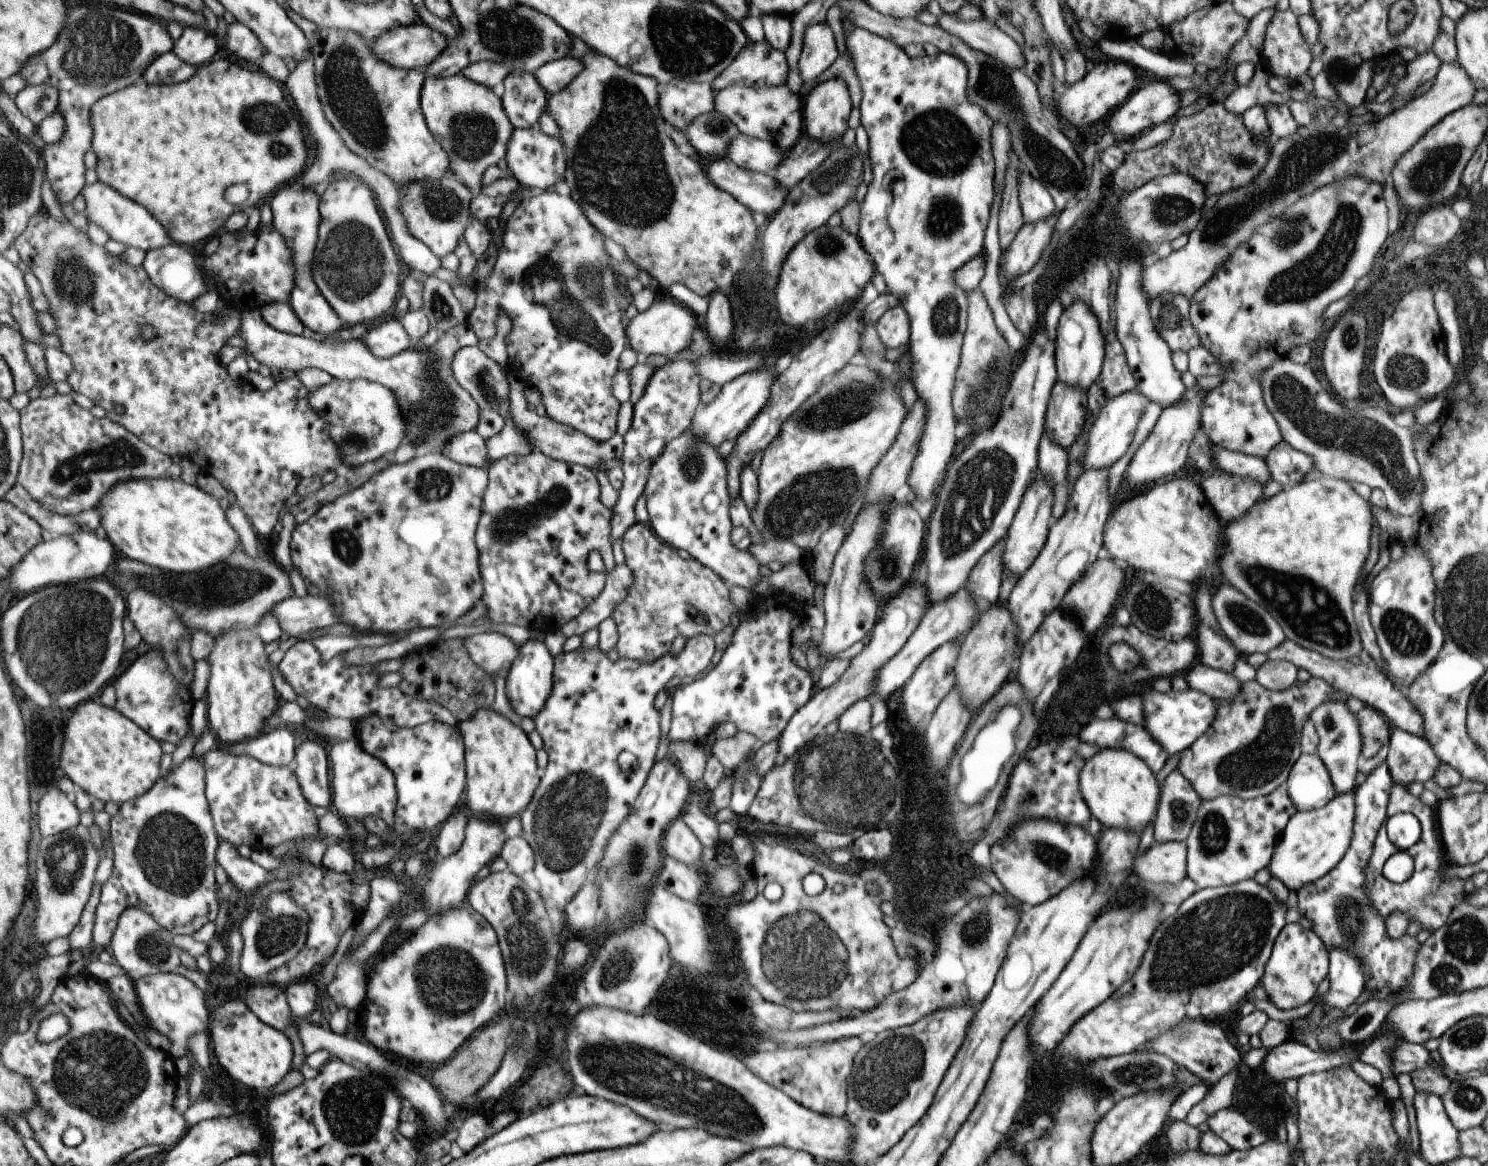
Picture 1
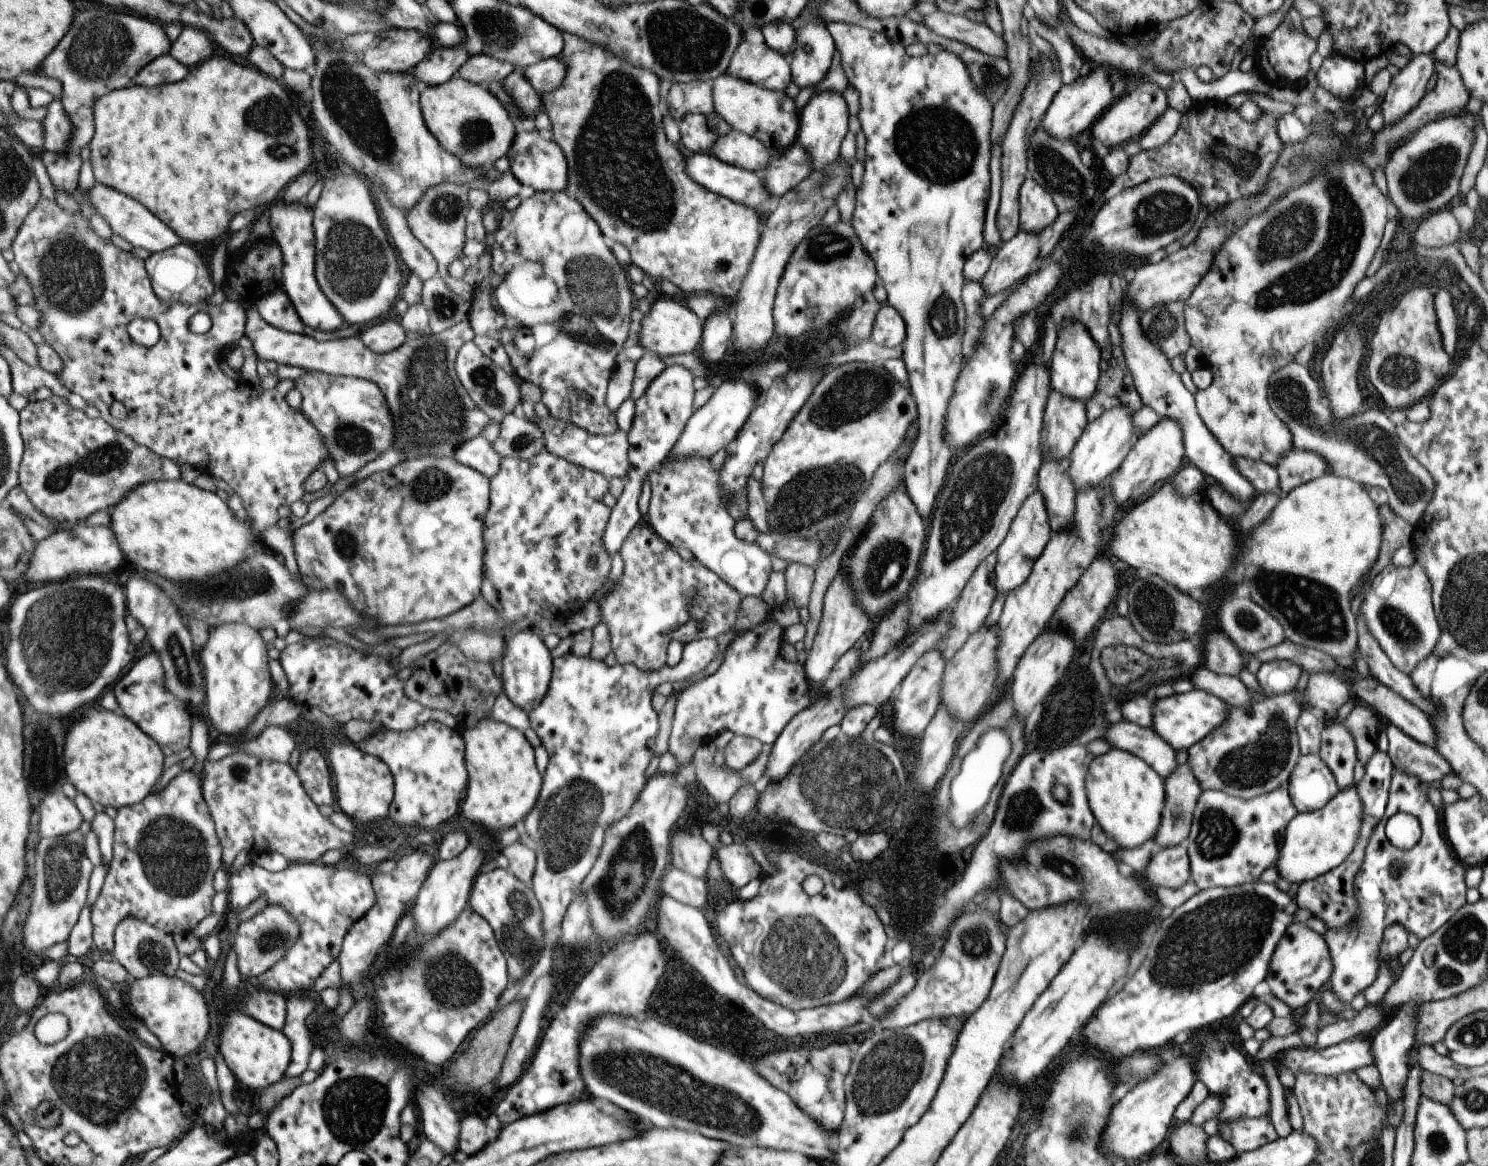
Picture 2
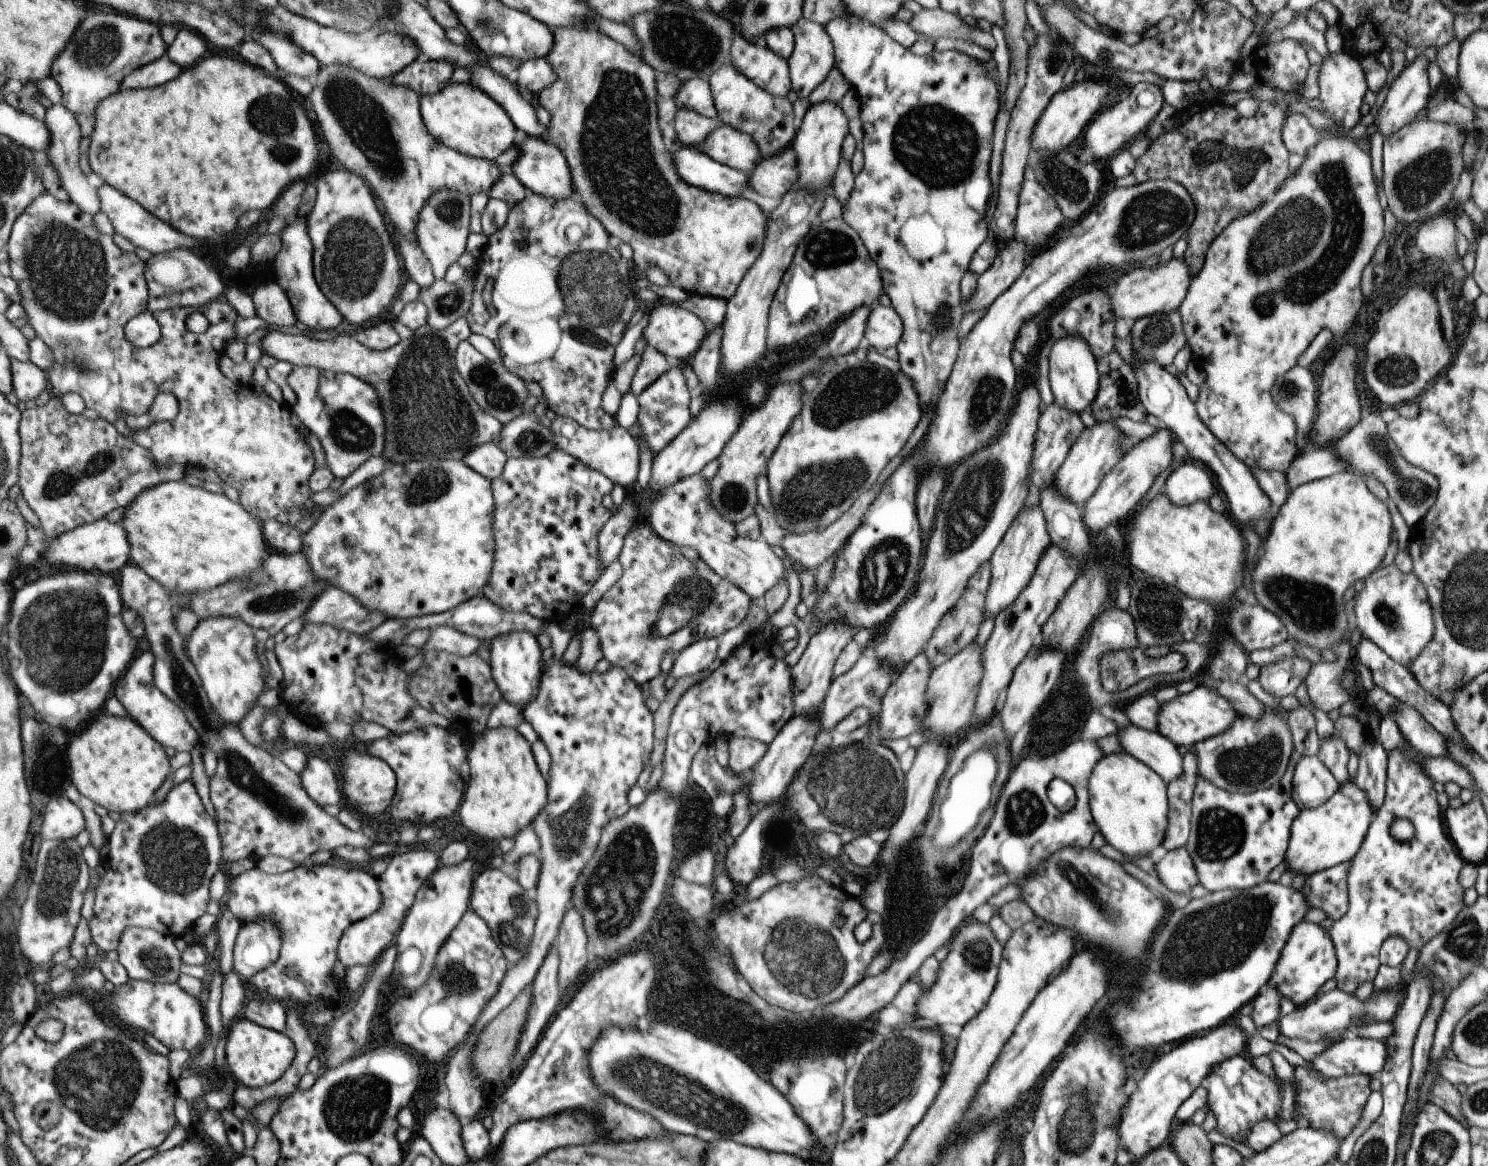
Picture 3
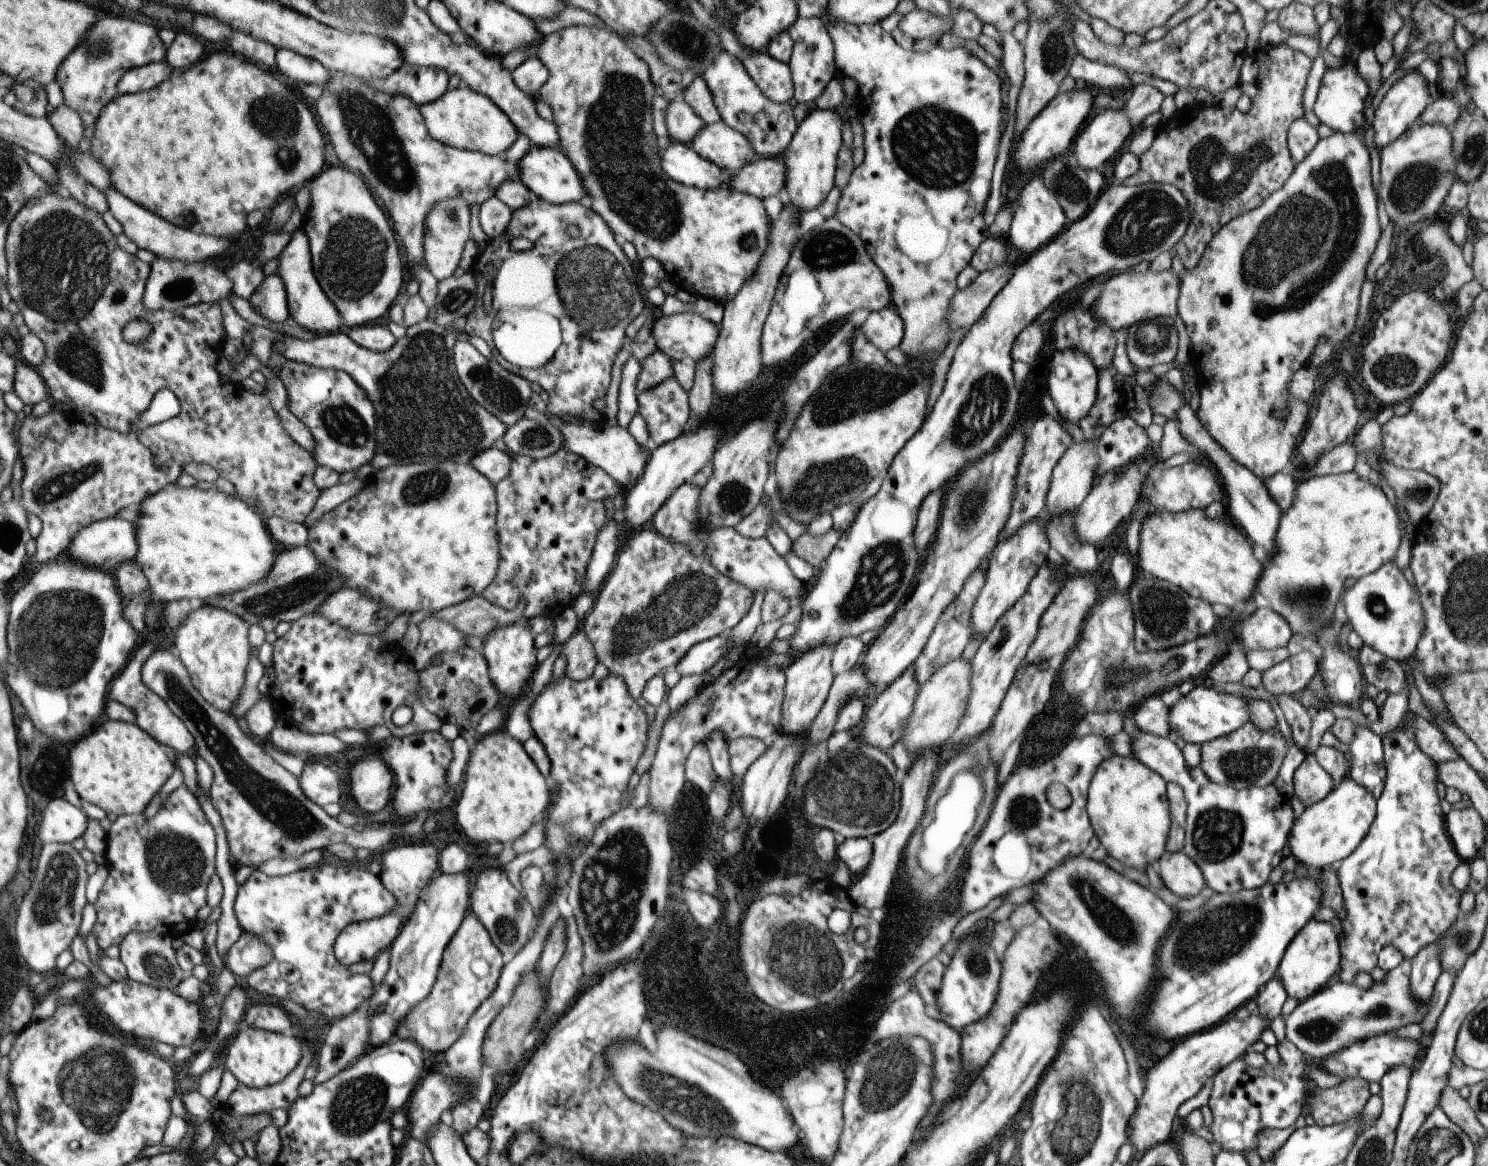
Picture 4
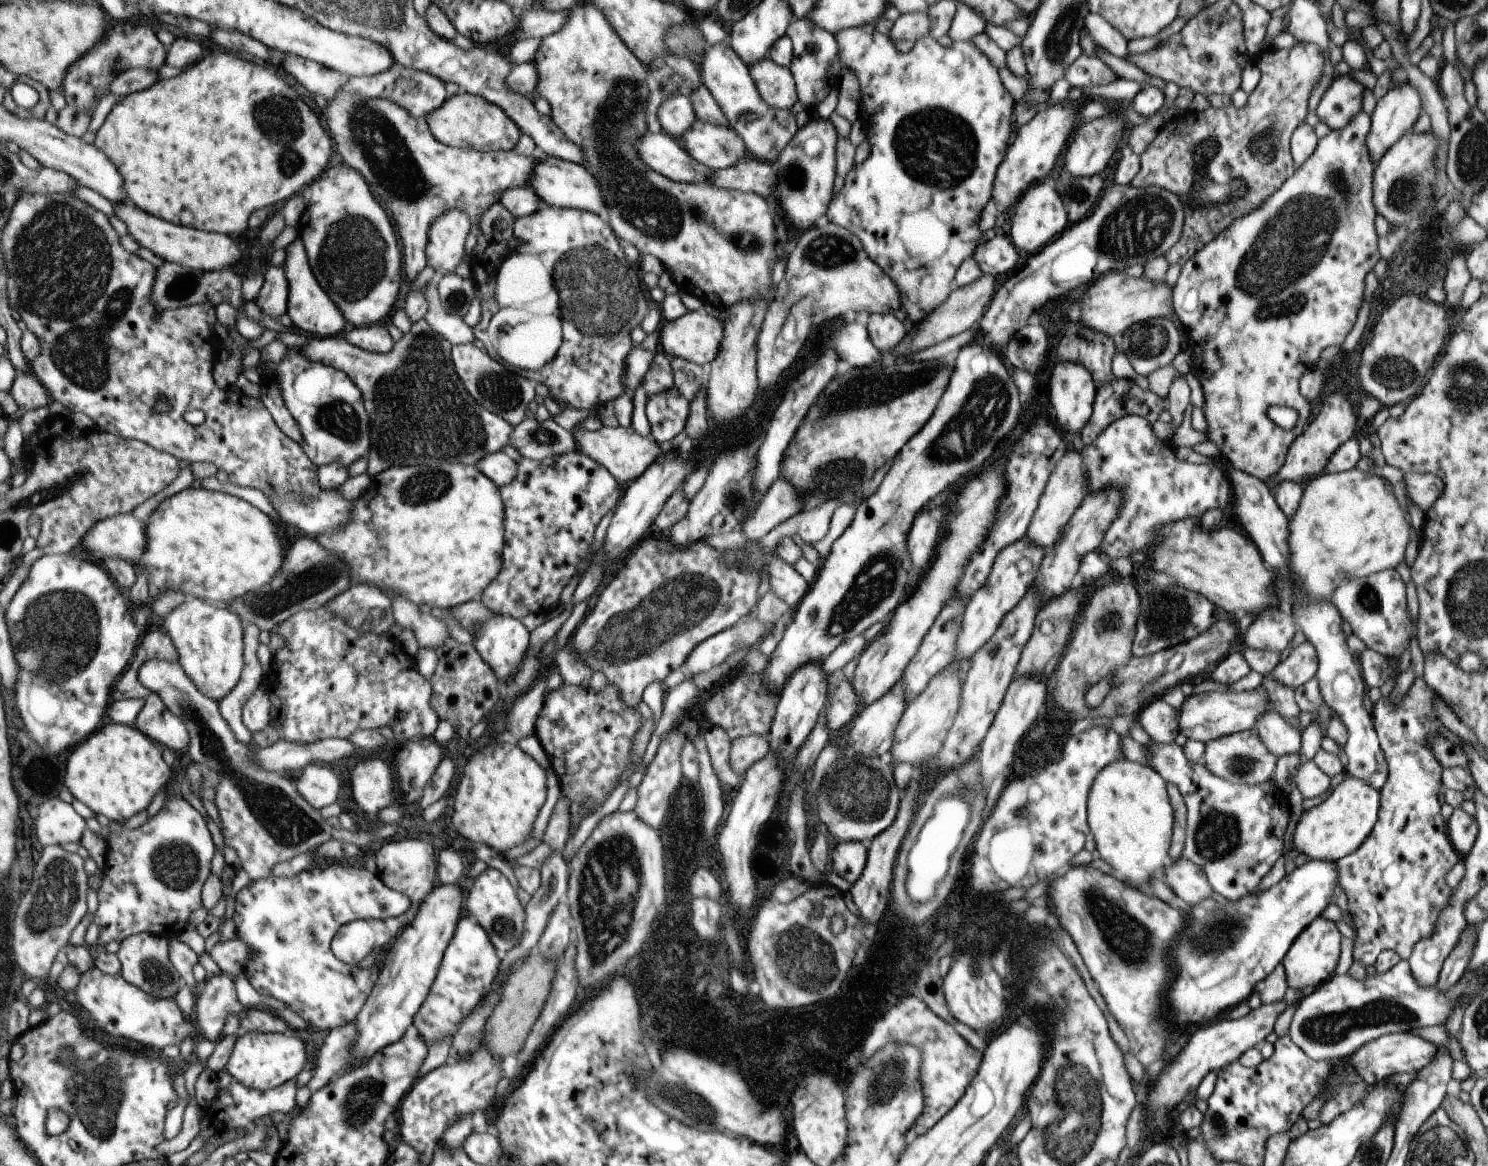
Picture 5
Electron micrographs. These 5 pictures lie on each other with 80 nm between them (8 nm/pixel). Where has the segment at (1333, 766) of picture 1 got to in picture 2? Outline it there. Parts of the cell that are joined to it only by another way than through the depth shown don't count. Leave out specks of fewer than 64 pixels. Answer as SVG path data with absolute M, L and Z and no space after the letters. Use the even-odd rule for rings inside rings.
M1335 712L1328 717L1318 717L1320 745L1317 754L1327 765L1337 788L1353 787L1353 767L1357 763L1353 737L1344 725L1345 716Z

